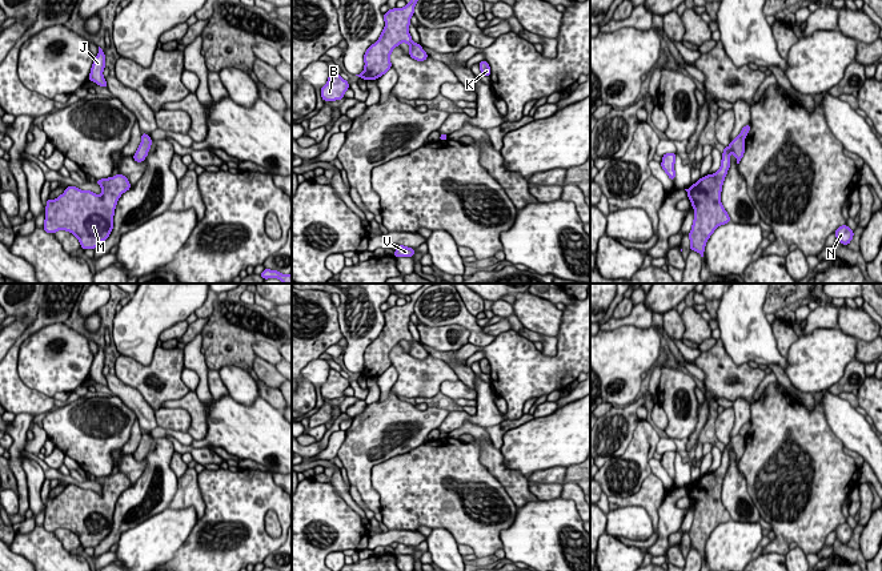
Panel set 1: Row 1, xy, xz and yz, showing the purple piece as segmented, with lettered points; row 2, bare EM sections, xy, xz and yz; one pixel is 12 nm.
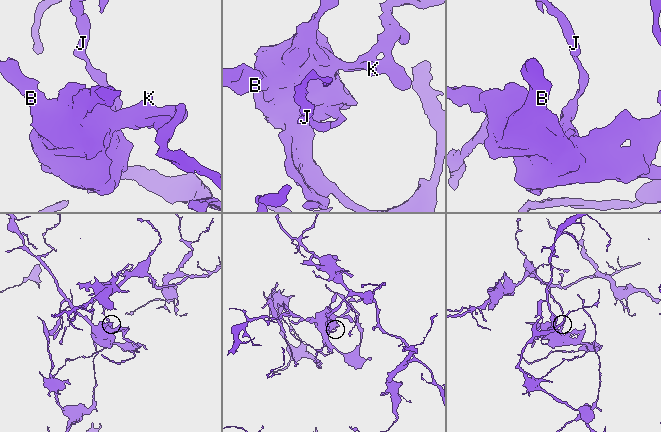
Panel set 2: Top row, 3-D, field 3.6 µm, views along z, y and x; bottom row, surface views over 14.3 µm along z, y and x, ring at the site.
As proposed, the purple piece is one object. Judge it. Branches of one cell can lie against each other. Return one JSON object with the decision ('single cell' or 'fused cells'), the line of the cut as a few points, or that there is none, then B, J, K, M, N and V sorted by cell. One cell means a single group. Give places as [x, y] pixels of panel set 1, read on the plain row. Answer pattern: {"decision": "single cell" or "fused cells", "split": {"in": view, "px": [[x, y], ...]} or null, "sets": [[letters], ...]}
{"decision": "fused cells", "split": {"in": "yz", "px": [[740, 433], [744, 435]]}, "sets": [["B", "K", "M", "N", "V"], ["J"]]}

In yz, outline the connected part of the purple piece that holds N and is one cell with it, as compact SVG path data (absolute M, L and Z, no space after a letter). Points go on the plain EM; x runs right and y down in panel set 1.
M847 523L839 524L834 531L837 539L842 543L849 543L854 534L854 530Z

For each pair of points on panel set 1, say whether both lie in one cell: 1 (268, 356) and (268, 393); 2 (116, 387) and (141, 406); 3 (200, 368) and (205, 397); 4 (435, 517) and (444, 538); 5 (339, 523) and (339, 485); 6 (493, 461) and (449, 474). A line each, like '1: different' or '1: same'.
1: same
2: same
3: same
4: different
5: different
6: different

